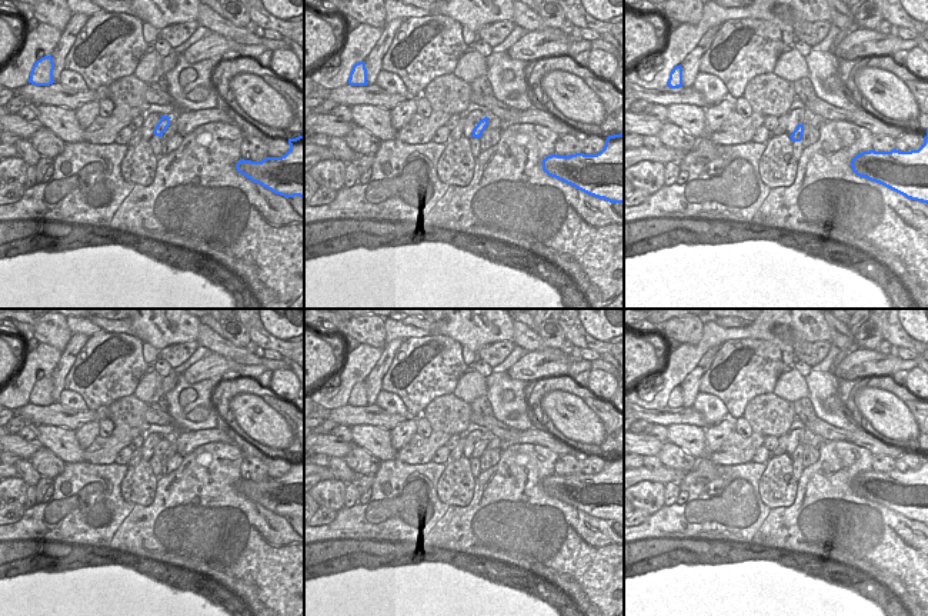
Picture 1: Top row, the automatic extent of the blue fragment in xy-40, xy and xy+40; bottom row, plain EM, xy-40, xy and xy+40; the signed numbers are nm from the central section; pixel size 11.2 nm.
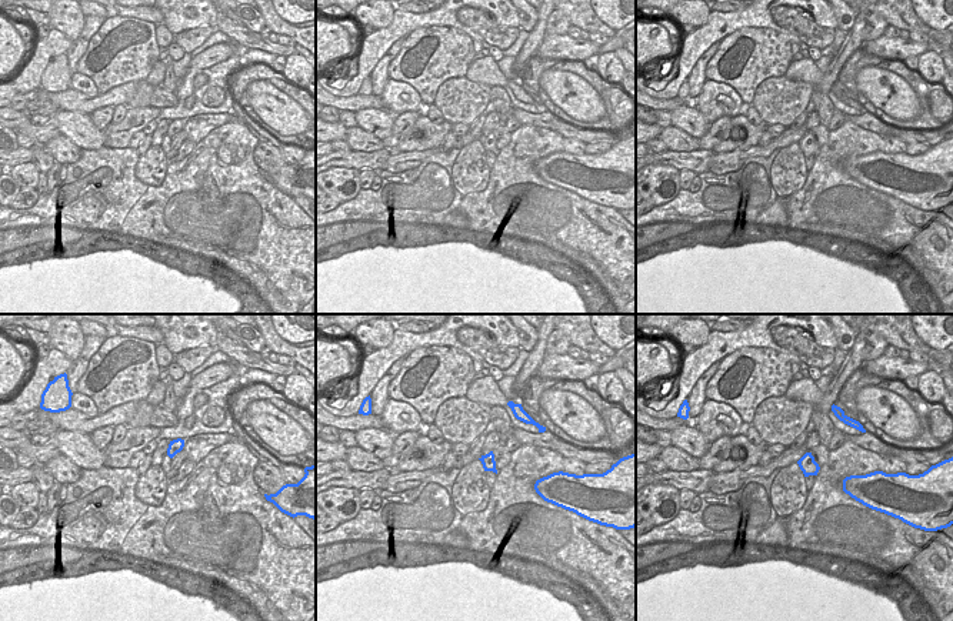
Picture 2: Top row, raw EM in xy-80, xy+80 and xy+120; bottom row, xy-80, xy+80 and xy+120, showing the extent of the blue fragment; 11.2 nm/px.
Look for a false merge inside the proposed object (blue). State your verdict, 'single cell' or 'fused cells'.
single cell

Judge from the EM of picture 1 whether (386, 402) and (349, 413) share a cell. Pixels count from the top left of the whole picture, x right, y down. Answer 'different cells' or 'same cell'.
different cells

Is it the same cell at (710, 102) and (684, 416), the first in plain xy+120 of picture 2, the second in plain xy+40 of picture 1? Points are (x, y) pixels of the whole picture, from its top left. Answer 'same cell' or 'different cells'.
different cells

